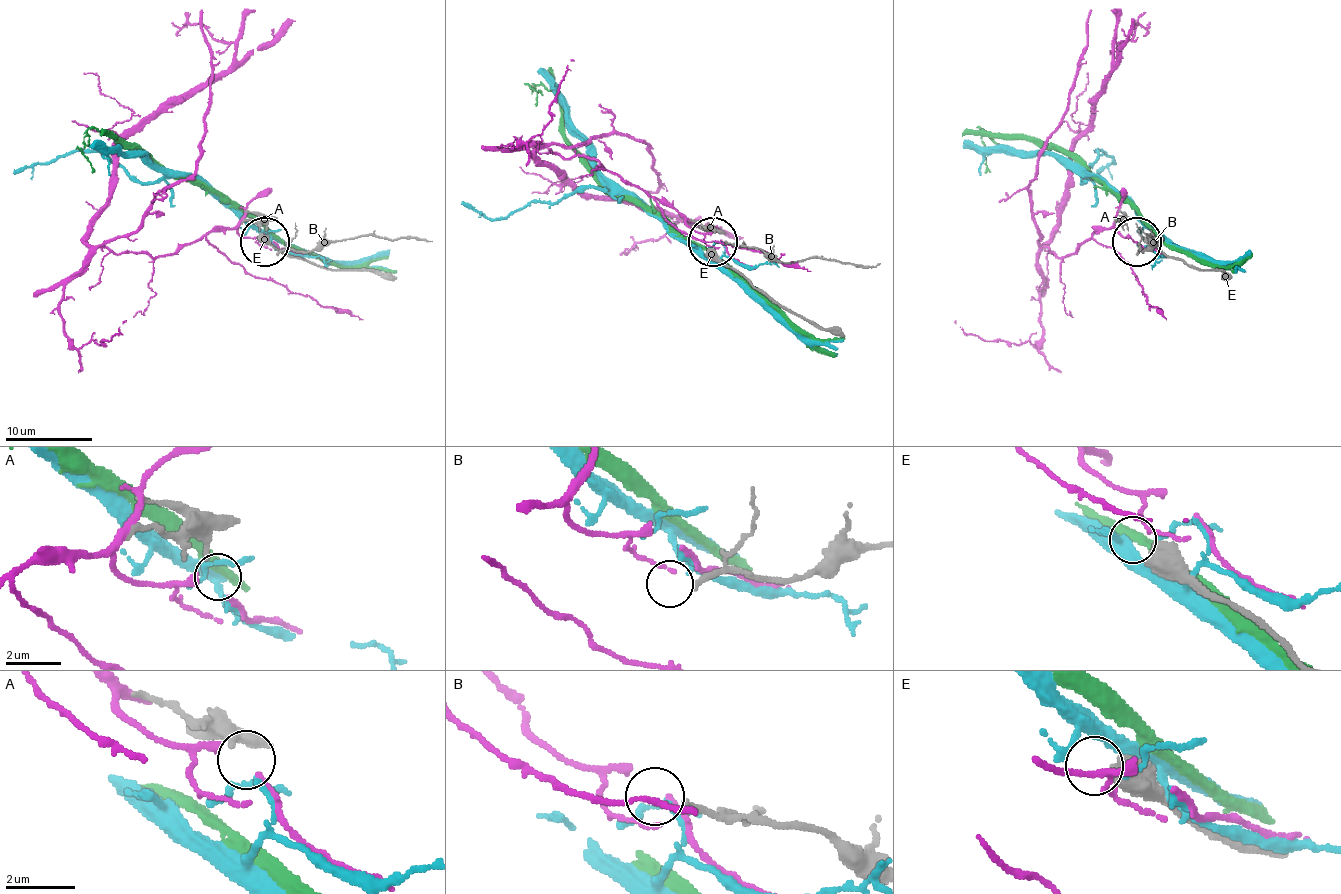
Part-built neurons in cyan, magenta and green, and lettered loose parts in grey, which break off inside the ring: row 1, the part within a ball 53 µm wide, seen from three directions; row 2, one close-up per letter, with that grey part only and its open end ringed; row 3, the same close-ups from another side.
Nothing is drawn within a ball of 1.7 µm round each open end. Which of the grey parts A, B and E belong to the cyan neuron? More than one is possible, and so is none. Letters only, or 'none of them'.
A

